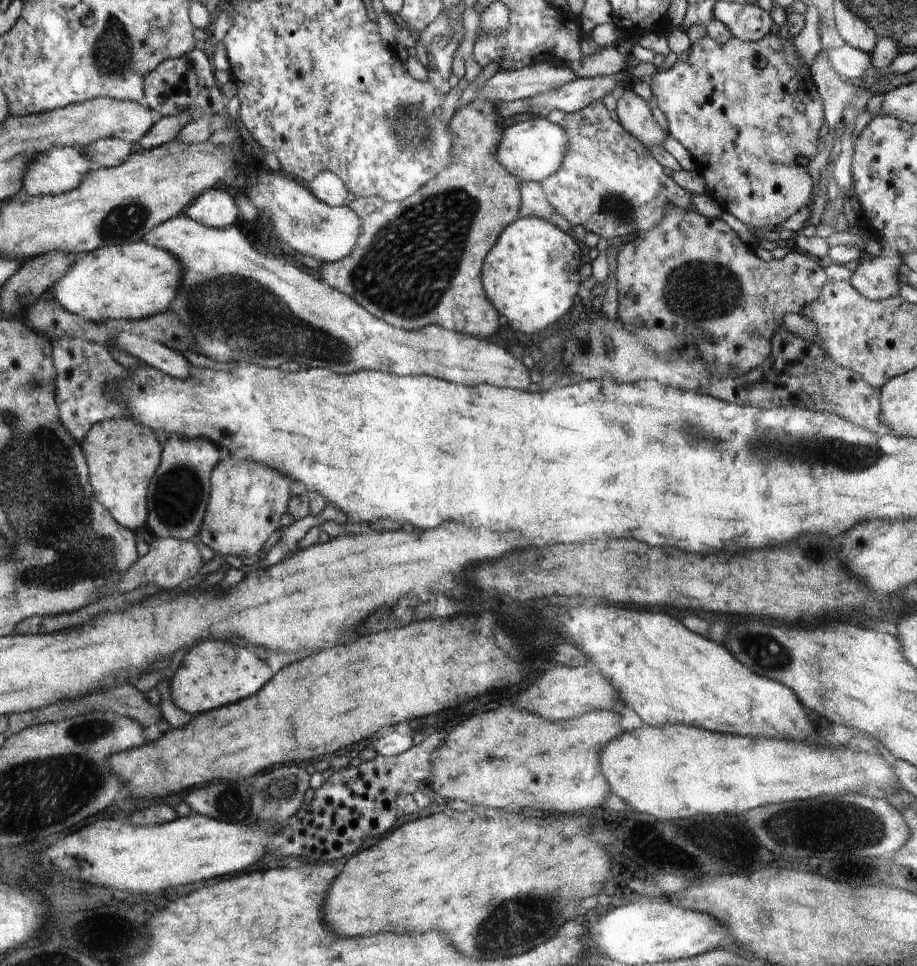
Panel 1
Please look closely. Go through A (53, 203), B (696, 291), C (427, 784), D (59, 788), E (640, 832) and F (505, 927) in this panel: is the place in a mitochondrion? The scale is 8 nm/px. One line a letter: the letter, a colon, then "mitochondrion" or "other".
A: other
B: mitochondrion
C: other
D: mitochondrion
E: other
F: mitochondrion

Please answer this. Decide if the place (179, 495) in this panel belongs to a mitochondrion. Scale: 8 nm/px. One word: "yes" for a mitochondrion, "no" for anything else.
yes

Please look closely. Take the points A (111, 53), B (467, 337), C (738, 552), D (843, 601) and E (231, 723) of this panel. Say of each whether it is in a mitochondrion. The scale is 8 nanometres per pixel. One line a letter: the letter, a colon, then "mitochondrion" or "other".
A: mitochondrion
B: other
C: other
D: other
E: other

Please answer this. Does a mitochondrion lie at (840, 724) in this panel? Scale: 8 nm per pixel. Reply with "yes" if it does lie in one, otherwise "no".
no

